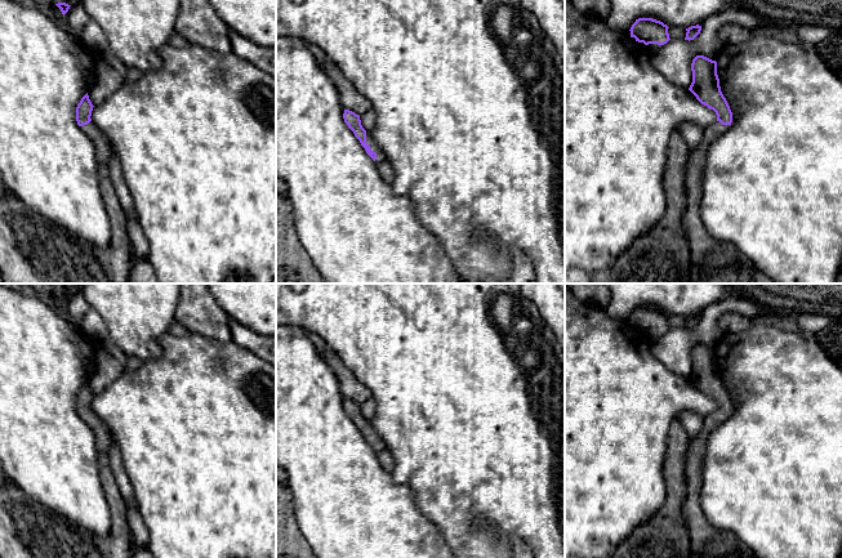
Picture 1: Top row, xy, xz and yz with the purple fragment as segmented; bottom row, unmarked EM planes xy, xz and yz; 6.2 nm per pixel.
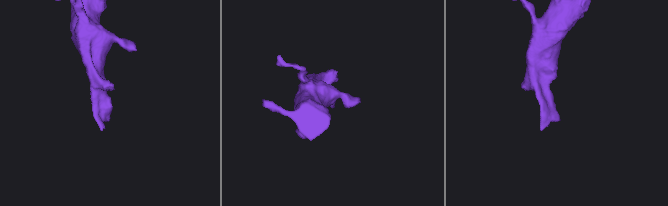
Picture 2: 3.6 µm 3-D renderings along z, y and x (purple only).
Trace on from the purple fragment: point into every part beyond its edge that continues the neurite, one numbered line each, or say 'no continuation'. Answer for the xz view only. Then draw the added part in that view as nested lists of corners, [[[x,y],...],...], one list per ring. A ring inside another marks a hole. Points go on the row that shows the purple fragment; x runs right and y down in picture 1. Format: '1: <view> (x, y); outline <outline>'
1: xz (381, 156); outline [[[366,131],[366,143],[370,146],[371,151],[377,153],[375,162],[378,165],[382,164],[383,161],[386,161],[386,159],[387,159],[386,153],[374,142],[370,131]]]

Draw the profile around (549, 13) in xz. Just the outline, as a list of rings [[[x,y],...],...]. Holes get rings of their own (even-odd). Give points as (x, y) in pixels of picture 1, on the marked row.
[[[521,0],[521,5],[536,17],[565,62],[565,4],[561,0]]]

